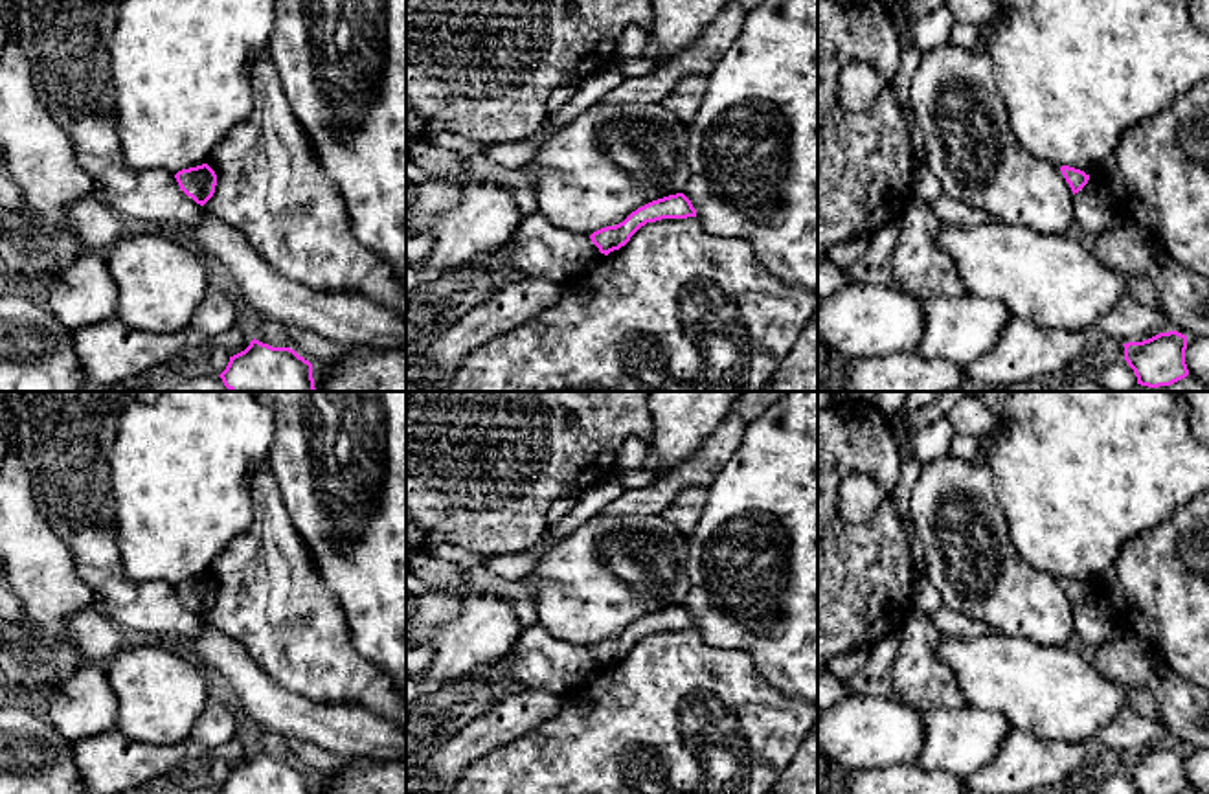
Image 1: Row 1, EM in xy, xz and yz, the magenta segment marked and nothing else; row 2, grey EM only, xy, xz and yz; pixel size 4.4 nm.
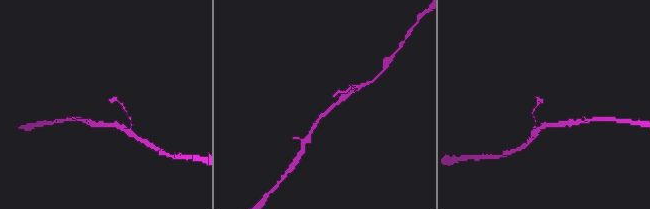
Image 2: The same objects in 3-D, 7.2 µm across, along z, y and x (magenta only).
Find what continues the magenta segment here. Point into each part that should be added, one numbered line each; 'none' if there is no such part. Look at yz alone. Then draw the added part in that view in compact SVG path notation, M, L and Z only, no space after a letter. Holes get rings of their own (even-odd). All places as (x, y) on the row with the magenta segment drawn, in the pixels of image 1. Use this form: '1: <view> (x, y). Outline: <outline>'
none

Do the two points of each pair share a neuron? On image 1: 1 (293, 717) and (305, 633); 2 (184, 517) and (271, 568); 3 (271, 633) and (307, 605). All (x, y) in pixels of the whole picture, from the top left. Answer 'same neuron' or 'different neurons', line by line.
1: different neurons
2: different neurons
3: same neuron

